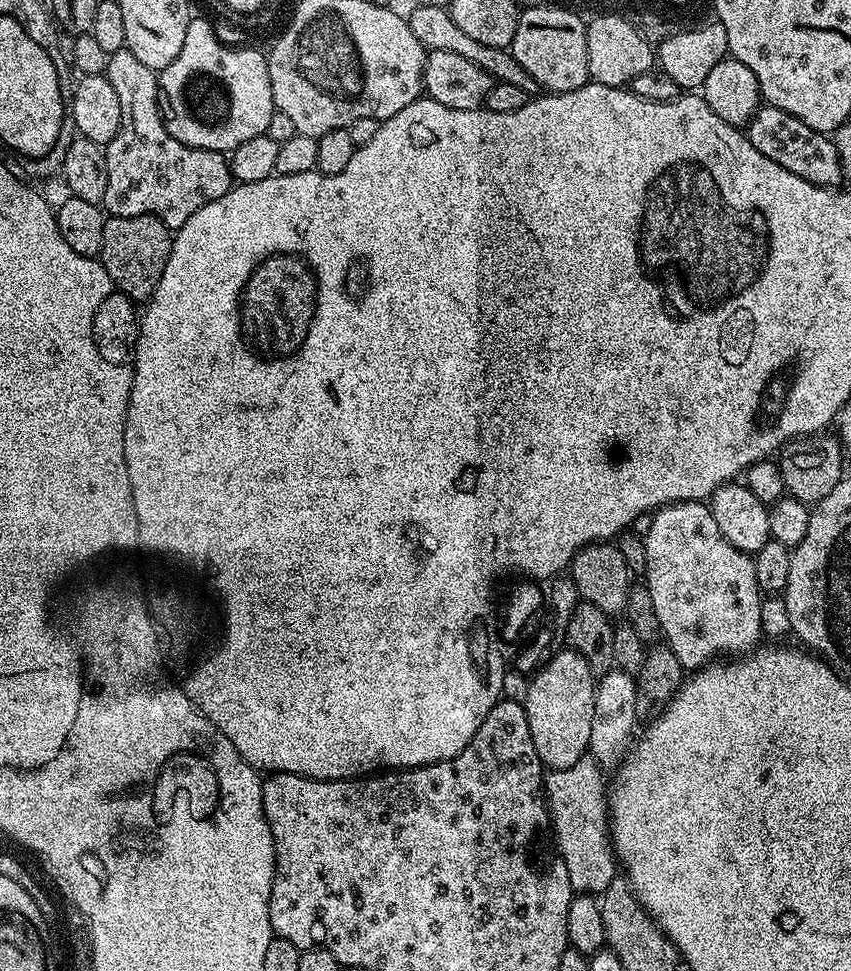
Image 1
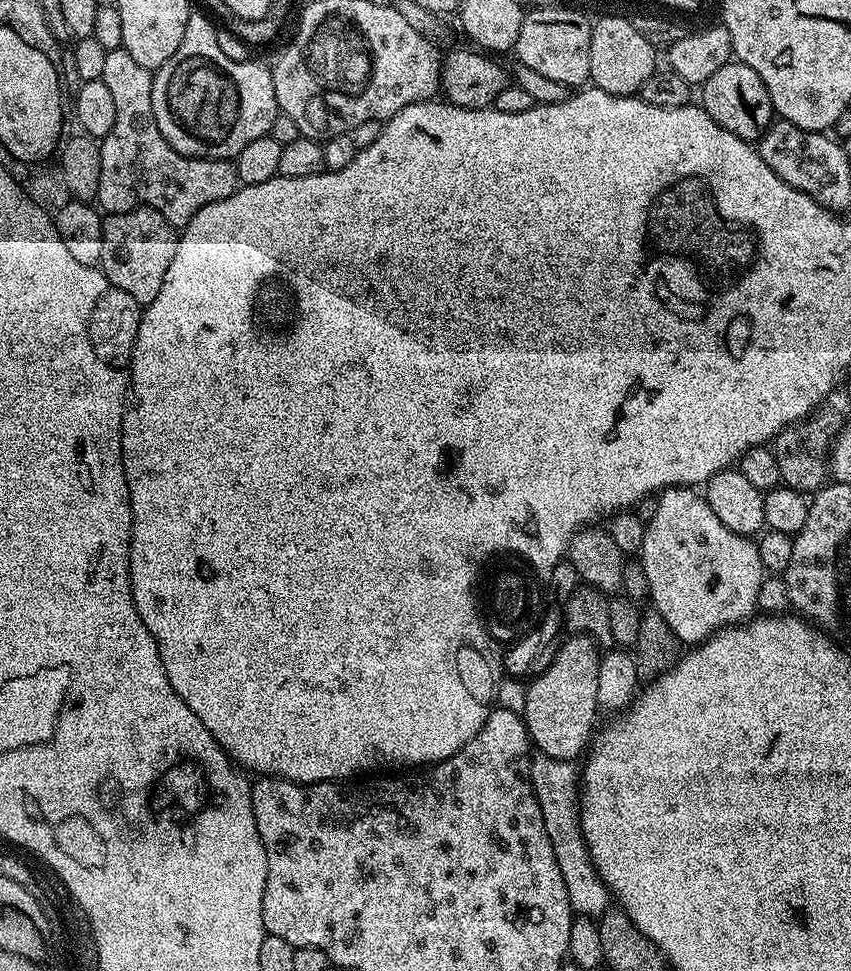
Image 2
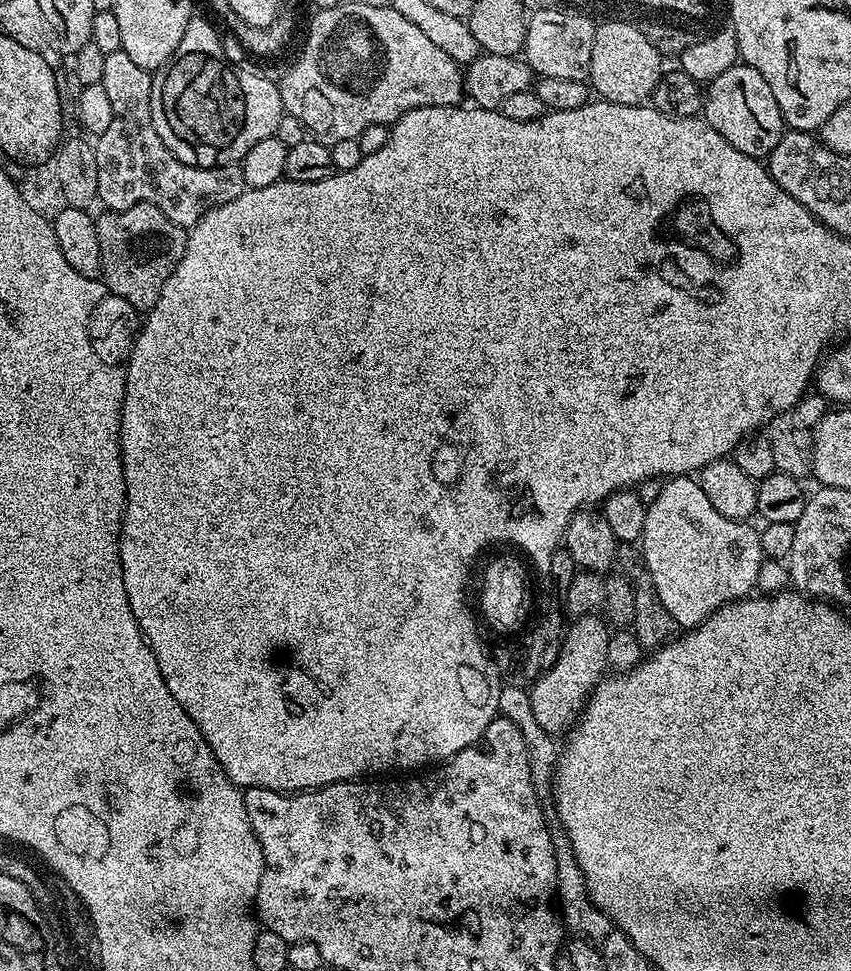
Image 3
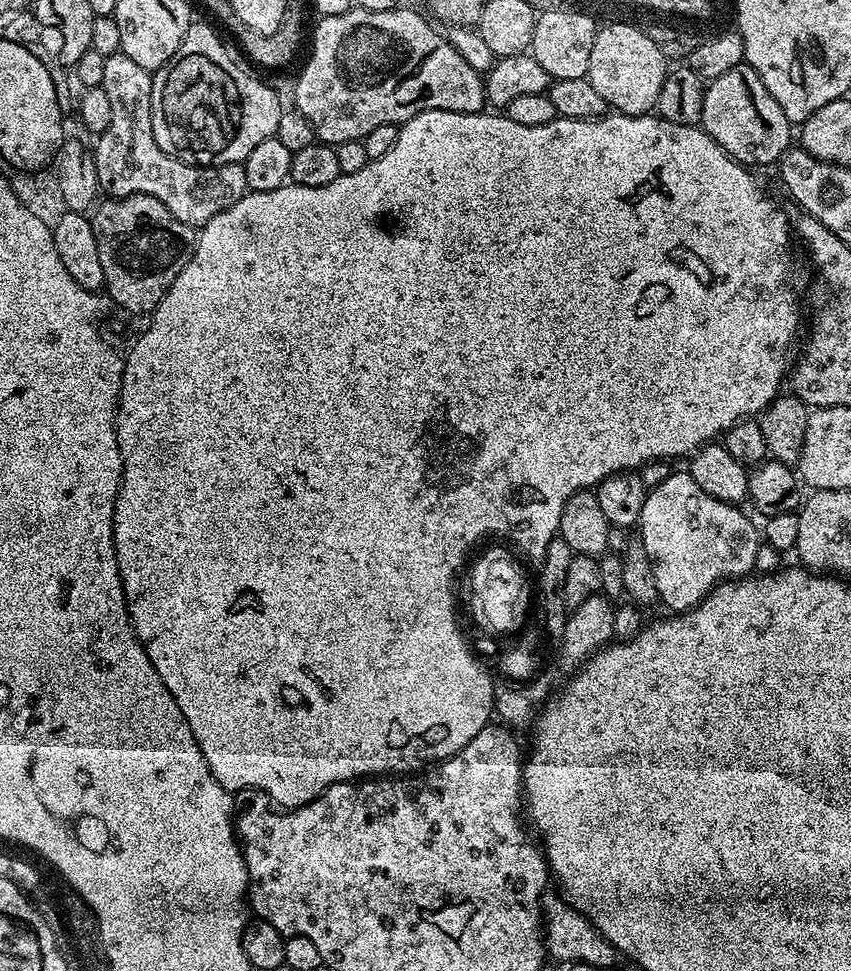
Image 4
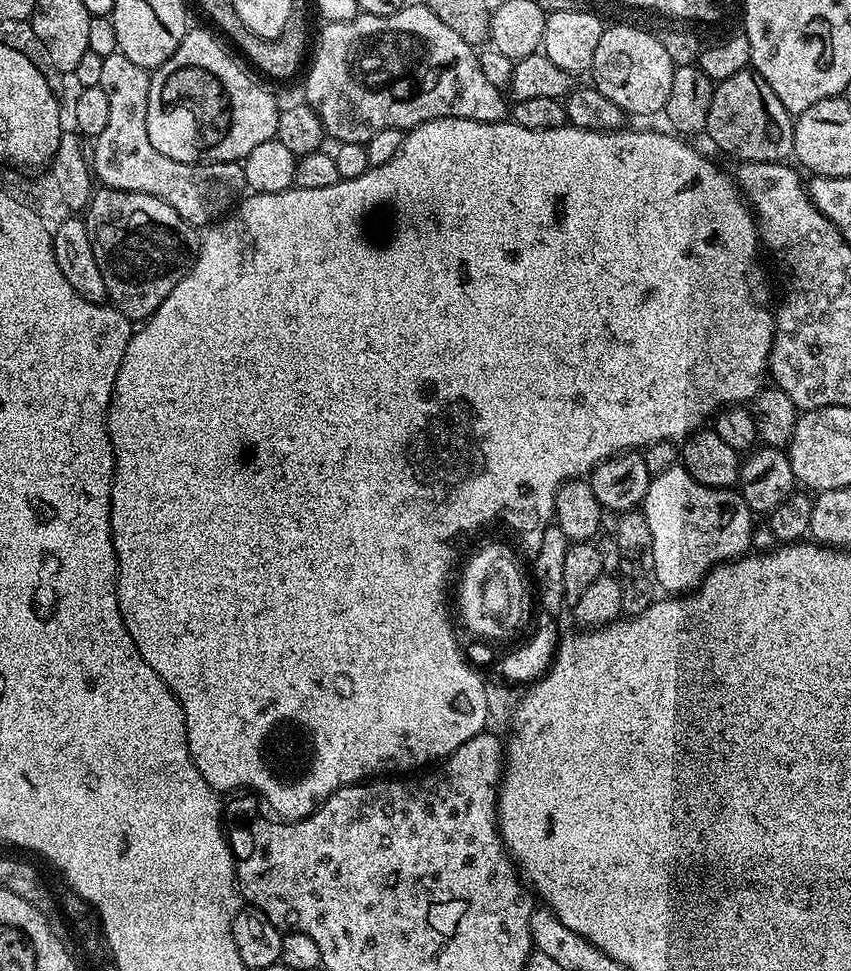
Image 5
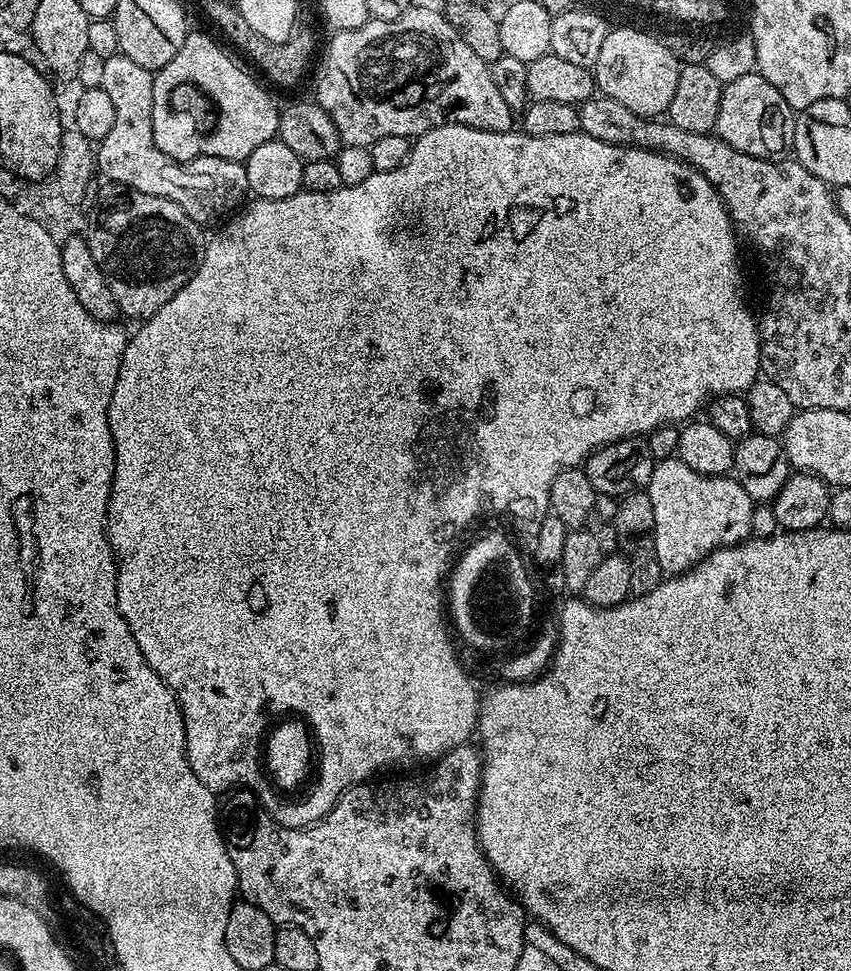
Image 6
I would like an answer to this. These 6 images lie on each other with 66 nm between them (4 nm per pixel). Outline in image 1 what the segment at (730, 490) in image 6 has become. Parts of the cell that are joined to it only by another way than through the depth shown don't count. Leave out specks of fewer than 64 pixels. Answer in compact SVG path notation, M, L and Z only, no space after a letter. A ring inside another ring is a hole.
M684 500L680 504L664 505L655 513L650 532L642 539L646 546L644 576L663 639L668 639L666 646L674 650L678 662L682 662L686 670L703 668L715 661L719 652L747 654L761 643L762 593L758 578L754 578L752 556L730 546L730 542L722 538L722 530L718 530L718 522L714 522L714 514L707 503Z

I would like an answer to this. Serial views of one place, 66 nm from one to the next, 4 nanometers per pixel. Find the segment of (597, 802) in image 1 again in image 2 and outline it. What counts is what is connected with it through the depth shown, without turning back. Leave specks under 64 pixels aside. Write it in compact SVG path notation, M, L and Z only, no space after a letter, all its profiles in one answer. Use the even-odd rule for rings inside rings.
M537 751L532 758L530 778L536 801L542 810L542 822L546 822L546 834L550 834L550 846L554 846L554 862L558 862L562 882L566 882L566 894L573 913L577 917L603 916L610 908L610 893L594 866L592 855L588 853L580 825L581 769L573 761L550 758Z

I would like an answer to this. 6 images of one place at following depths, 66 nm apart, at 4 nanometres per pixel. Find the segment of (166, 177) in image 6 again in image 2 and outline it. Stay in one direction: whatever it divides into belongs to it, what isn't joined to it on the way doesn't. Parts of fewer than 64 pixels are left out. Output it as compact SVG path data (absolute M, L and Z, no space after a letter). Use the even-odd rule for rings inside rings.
M122 46L108 49L100 80L114 97L114 126L110 126L110 134L106 134L99 141L102 174L98 174L95 203L108 214L129 212L135 208L153 208L161 212L173 226L183 226L190 223L194 214L202 210L202 206L210 206L210 202L222 202L222 198L230 198L230 194L234 194L236 189L241 187L241 182L233 161L190 158L178 154L178 150L174 150L174 146L166 142L154 118L153 75L153 69L142 66Z

